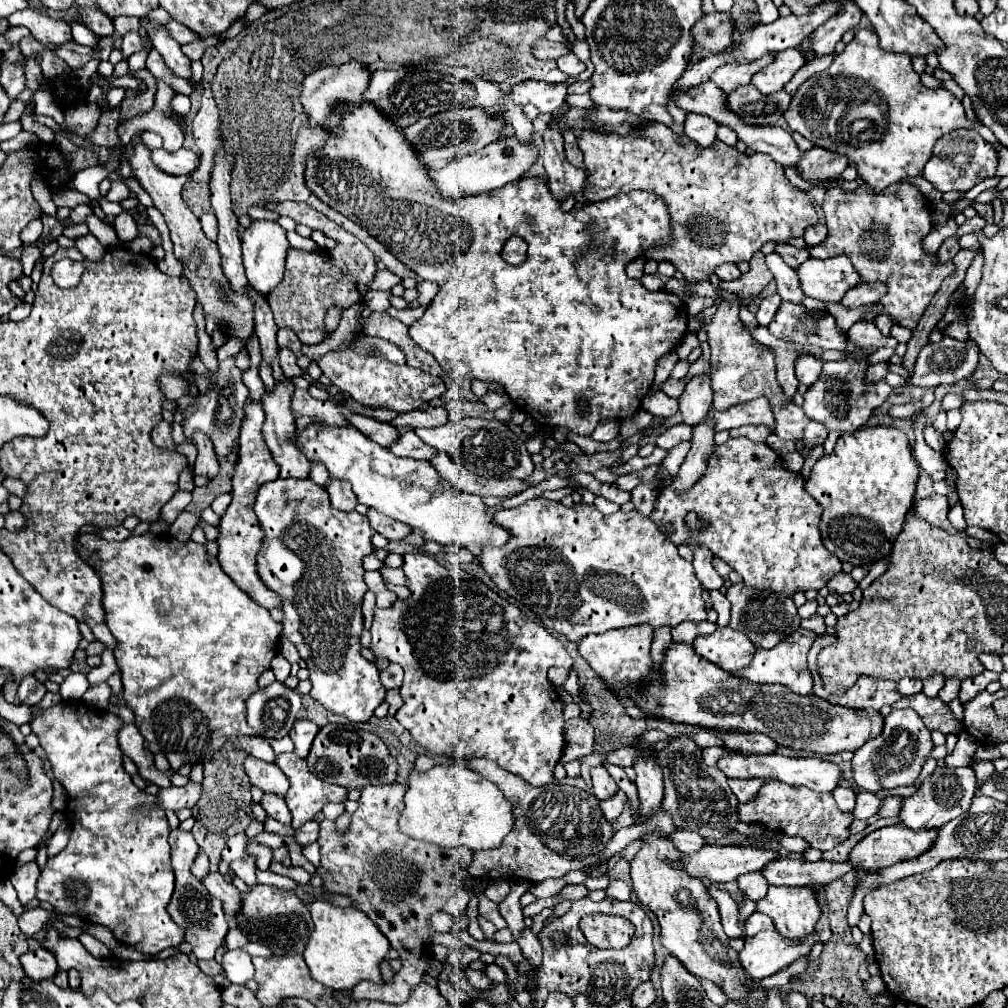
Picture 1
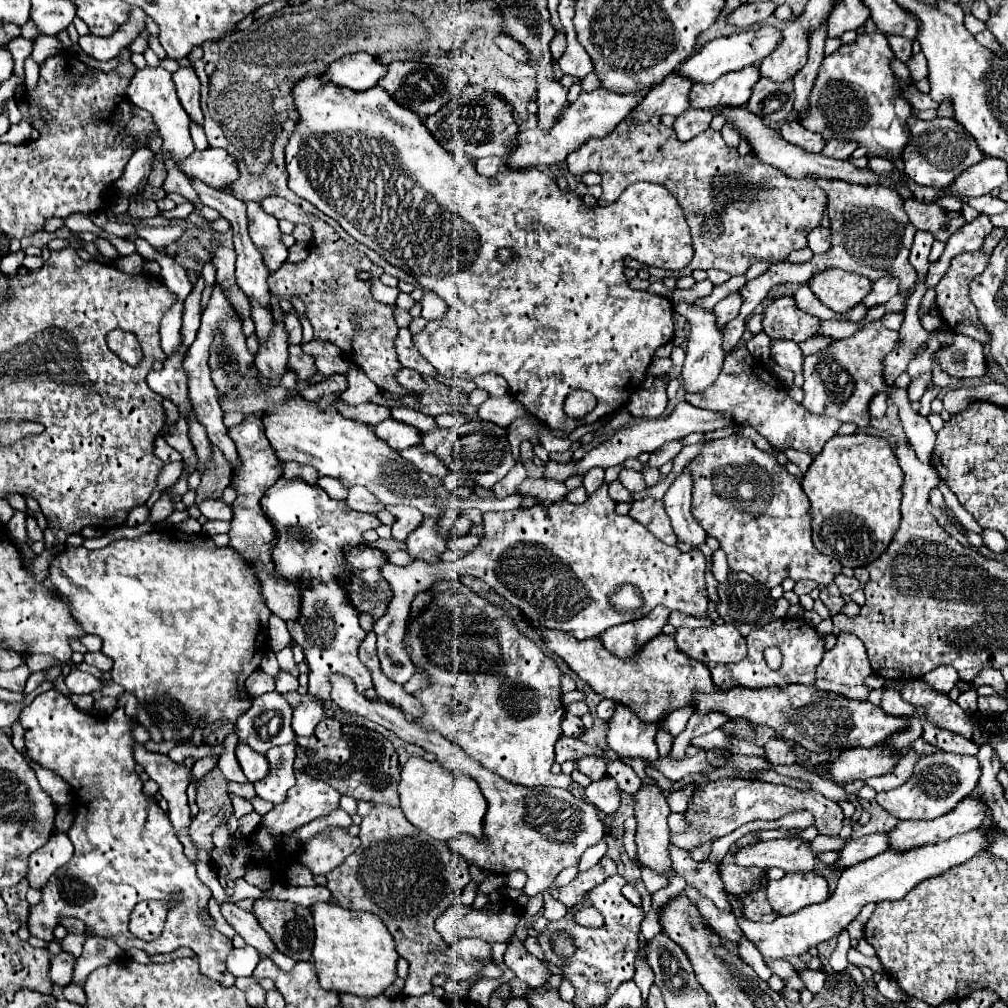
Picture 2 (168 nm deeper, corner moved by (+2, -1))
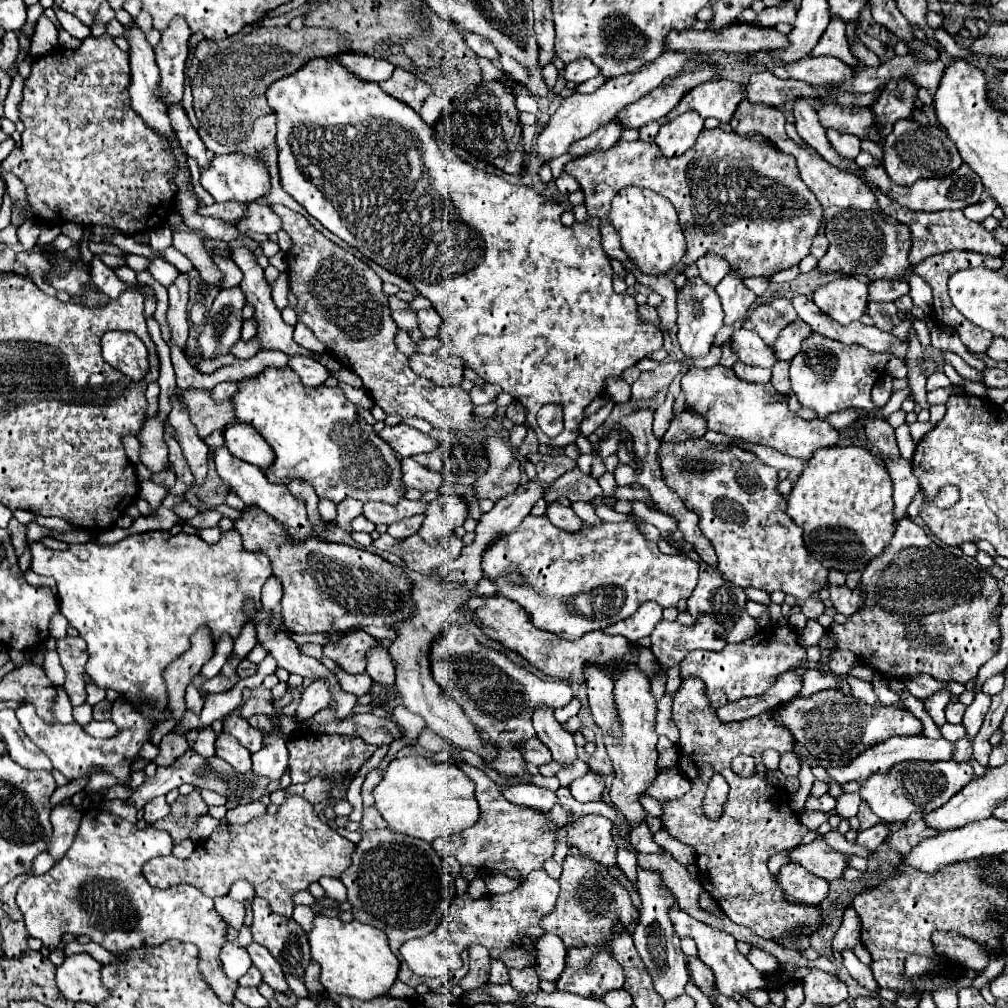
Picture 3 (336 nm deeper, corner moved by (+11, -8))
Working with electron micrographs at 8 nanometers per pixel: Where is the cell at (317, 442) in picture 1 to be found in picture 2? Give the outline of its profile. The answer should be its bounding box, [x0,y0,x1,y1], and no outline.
[263,397,451,517]

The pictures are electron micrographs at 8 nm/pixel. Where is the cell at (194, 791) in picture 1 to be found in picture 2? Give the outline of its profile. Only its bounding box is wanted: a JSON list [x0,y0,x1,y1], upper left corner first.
[191,755,219,783]

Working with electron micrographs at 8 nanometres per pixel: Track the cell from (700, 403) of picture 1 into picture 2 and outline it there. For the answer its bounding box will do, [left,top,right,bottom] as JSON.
[675,303,723,393]

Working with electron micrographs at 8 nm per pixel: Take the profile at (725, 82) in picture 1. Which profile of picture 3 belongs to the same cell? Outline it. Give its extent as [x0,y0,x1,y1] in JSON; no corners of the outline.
[668,78,744,122]

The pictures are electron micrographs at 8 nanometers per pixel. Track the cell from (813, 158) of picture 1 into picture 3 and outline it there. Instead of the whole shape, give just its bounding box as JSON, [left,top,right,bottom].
[826,130,860,160]

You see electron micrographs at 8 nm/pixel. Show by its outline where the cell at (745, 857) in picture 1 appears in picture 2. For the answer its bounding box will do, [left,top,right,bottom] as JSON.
[735,839,817,873]

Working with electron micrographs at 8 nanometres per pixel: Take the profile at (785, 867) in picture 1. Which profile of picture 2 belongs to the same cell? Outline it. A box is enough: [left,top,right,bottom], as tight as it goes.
[837,833,889,869]

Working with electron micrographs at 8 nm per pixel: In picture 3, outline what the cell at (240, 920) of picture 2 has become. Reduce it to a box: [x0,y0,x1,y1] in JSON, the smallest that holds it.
[246,942,296,1000]

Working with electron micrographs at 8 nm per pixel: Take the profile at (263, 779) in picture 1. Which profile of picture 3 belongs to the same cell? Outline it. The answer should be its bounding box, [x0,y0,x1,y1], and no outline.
[216,734,252,774]

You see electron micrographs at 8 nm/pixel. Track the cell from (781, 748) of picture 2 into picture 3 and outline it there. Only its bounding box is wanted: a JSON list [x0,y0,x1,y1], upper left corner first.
[780,752,800,776]

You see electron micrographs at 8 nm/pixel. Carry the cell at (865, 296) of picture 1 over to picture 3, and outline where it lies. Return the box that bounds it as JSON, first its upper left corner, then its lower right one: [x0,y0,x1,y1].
[868,280,910,302]

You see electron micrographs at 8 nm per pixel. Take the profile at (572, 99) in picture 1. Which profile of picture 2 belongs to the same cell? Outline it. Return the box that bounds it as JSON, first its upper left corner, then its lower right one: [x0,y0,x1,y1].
[509,87,647,169]

